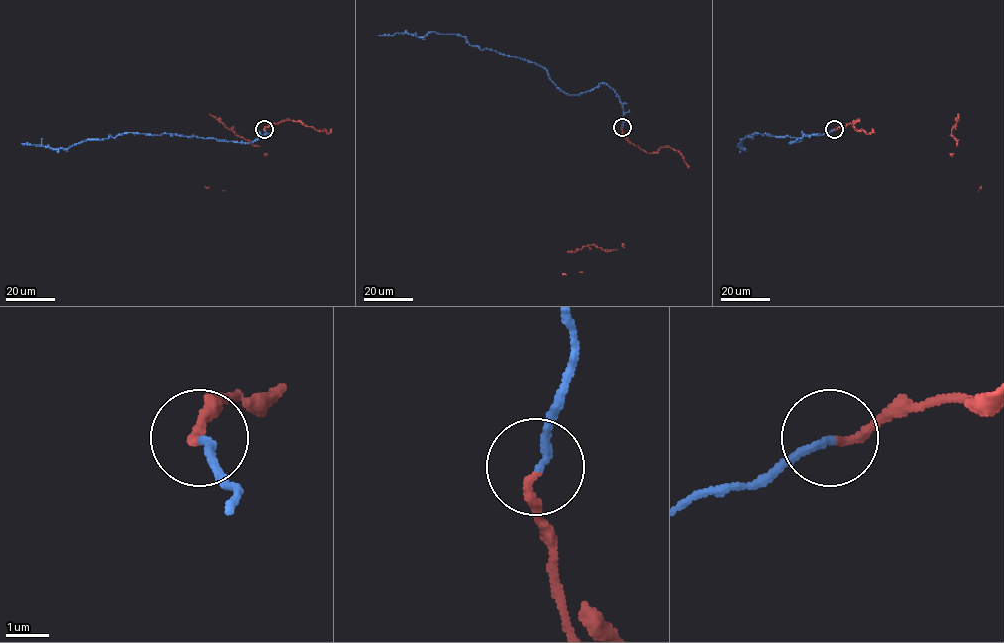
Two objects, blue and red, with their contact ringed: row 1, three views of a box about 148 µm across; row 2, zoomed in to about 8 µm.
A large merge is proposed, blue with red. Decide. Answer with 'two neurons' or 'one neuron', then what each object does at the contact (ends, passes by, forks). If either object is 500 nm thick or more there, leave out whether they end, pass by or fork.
one neuron; blue ends there; red ends there

